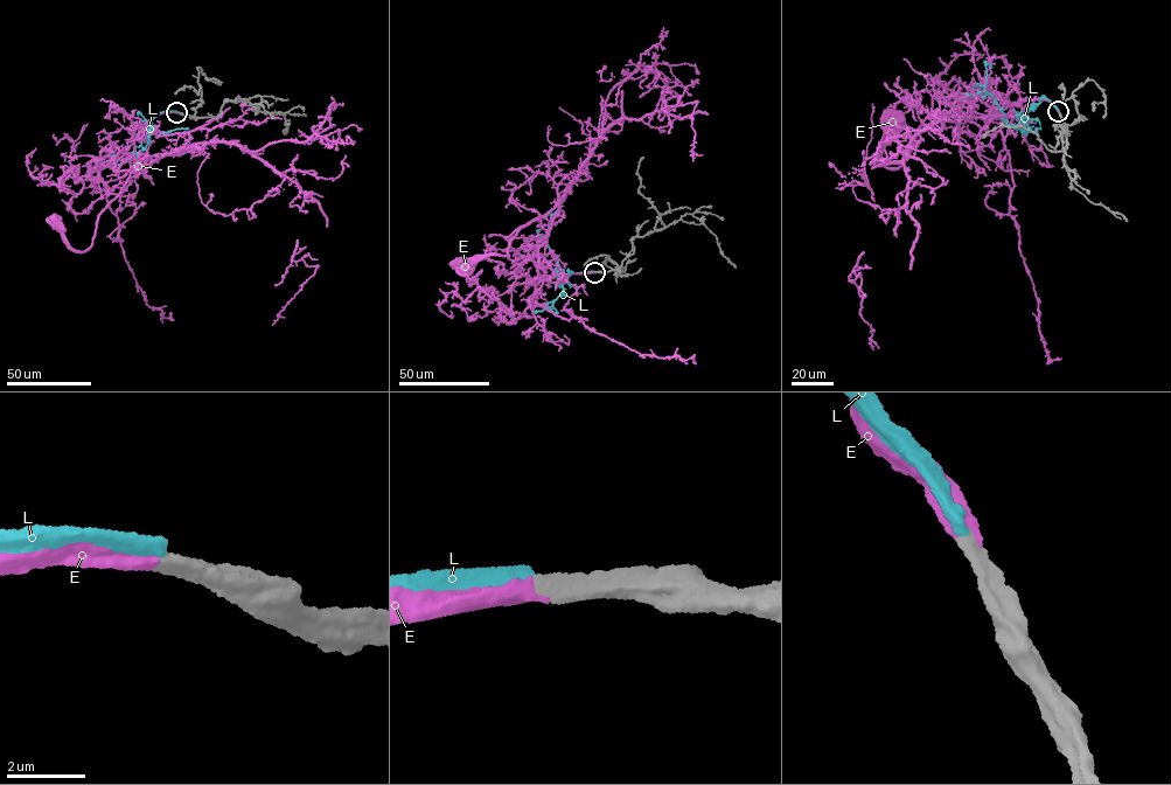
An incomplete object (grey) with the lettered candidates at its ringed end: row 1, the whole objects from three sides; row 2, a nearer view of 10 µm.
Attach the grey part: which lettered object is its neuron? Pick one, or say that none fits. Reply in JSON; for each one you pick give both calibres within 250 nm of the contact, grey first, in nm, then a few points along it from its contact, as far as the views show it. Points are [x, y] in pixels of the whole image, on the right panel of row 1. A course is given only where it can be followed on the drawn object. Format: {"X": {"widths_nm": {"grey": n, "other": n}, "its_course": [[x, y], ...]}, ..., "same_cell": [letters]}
{"E": {"widths_nm": {"grey": 550, "other": 480}, "its_course": [[1058, 111], [1038, 97], [991, 109], [969, 95], [935, 97], [906, 159], [891, 168], [878, 152], [898, 119]]}, "same_cell": ["E"]}

